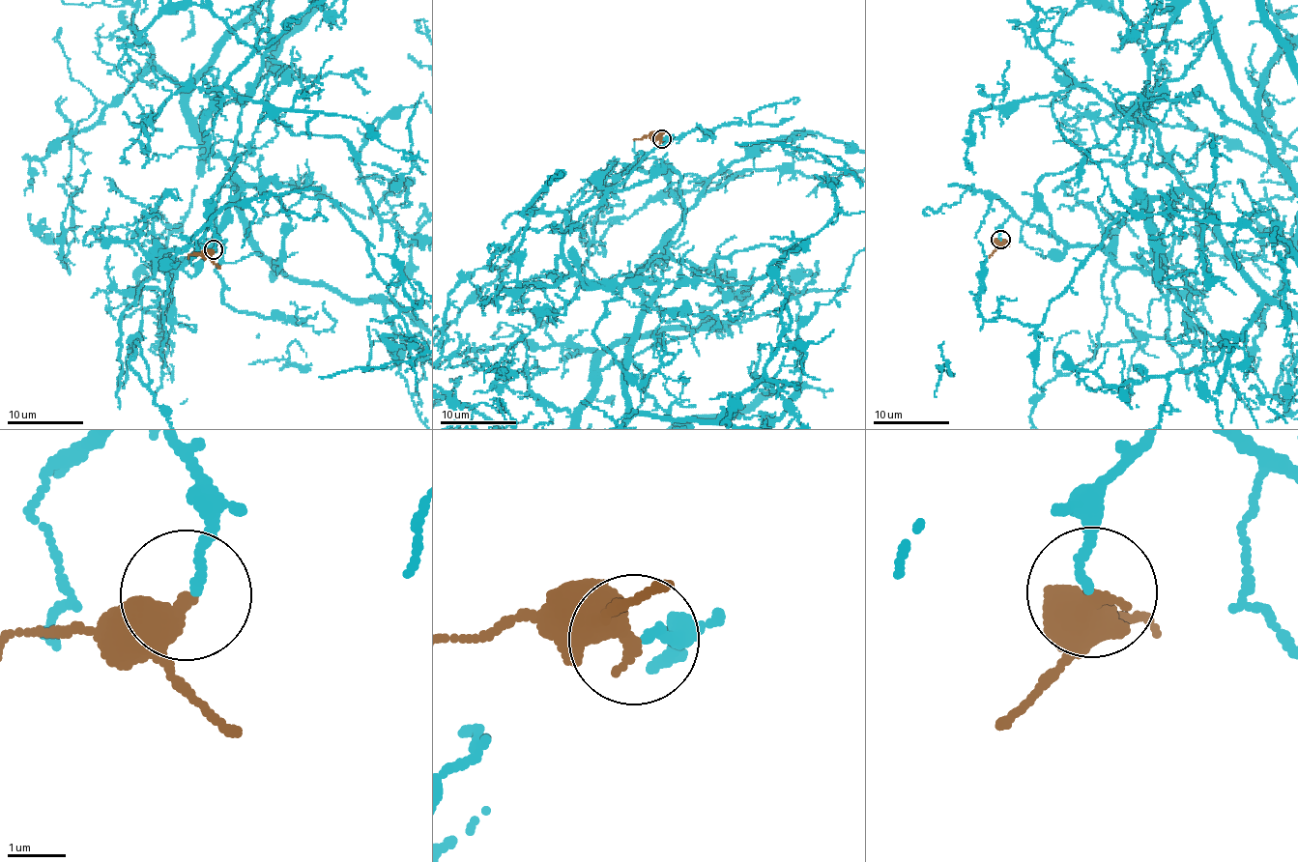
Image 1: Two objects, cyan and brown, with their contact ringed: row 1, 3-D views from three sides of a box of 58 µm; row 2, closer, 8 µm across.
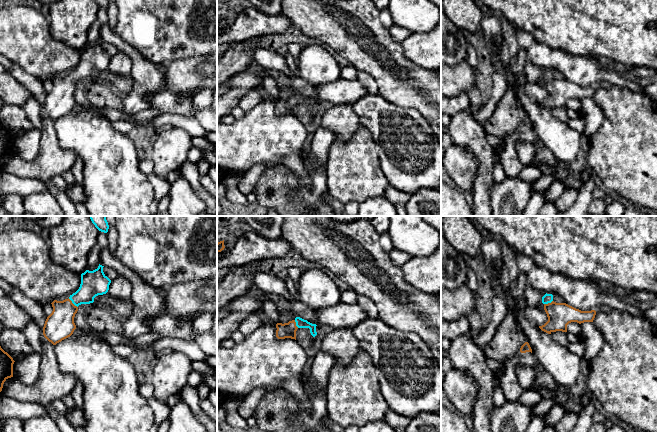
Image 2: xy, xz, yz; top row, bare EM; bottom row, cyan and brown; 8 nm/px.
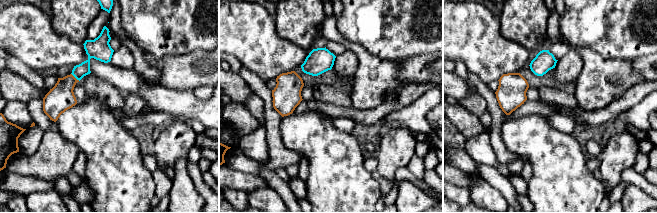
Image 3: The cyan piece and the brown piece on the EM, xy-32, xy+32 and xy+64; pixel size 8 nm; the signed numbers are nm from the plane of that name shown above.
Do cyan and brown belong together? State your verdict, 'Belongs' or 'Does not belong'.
Belongs

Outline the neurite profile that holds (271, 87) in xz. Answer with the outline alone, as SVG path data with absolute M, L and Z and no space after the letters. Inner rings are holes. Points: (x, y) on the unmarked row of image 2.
M268 75L263 81L263 87L266 95L269 96L272 101L278 99L280 85L277 83L276 77Z

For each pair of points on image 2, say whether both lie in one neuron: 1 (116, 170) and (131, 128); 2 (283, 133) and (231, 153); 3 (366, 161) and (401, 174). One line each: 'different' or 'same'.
1: different
2: same
3: different

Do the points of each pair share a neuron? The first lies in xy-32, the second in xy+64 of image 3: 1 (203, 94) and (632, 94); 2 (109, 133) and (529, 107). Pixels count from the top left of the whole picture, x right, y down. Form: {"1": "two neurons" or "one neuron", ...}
{"1": "two neurons", "2": "two neurons"}

